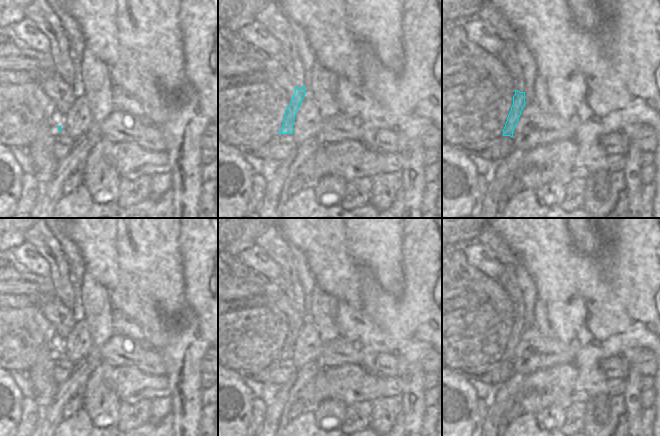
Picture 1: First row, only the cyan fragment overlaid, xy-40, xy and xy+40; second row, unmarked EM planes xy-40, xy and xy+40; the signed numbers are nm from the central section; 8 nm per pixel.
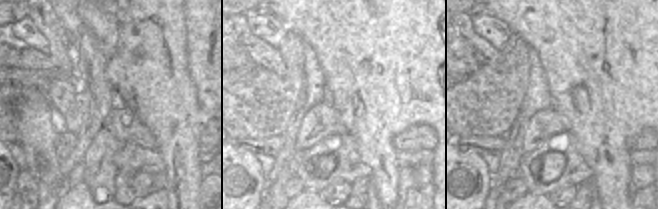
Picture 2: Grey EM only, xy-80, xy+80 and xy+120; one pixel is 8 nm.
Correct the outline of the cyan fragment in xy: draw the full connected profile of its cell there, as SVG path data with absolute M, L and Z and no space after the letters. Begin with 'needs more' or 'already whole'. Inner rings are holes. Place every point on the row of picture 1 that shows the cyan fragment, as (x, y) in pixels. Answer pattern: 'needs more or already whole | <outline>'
needs more | M267 0L255 15L255 20L260 22L279 41L281 49L278 60L295 86L291 105L287 106L283 125L279 131L279 134L293 134L295 115L305 97L305 86L303 84L303 67L287 16L275 1Z

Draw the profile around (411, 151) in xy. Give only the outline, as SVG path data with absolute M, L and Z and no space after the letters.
M406 116L395 129L399 137L399 163L403 213L401 218L421 218L421 205L426 181L423 169L425 149L421 143L423 133L433 126L428 118Z

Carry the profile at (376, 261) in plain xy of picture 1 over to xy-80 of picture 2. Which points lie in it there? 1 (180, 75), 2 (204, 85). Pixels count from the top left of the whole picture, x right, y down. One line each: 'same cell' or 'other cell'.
1: same cell
2: other cell

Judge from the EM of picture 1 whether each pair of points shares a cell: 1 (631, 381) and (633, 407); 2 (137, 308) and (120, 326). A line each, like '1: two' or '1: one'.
1: one
2: two

